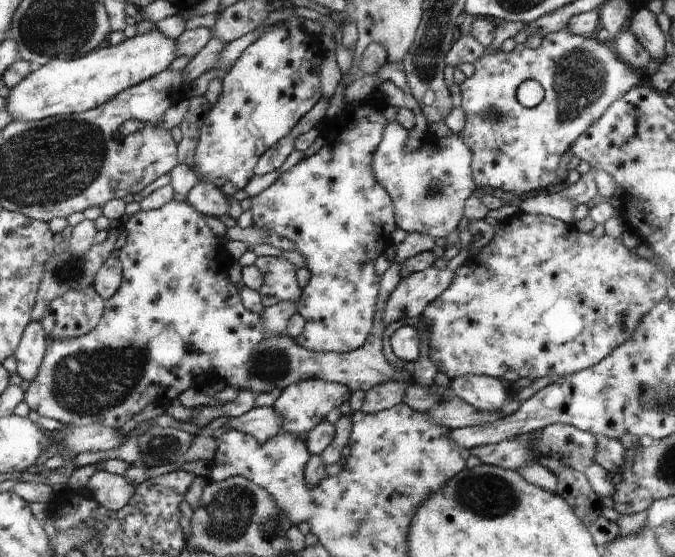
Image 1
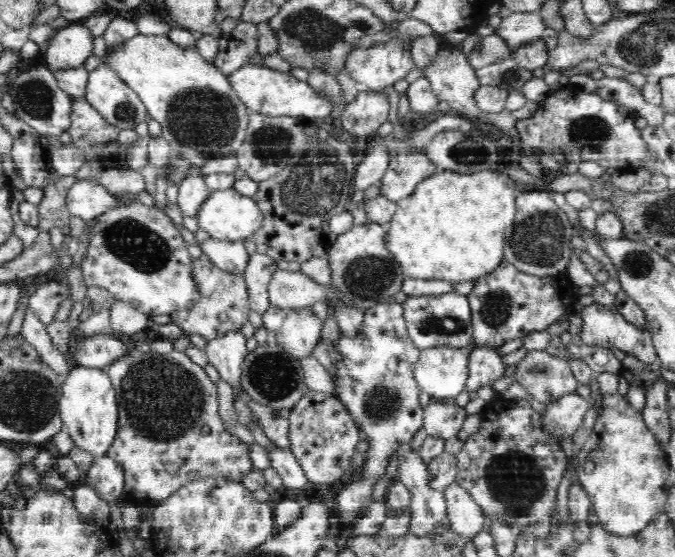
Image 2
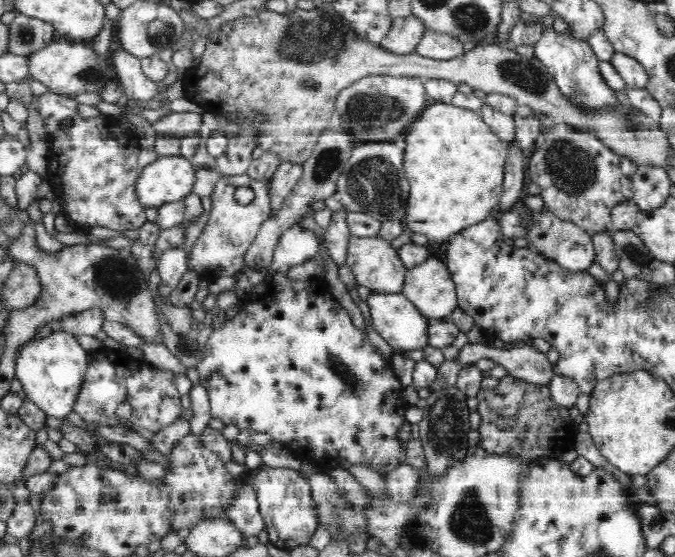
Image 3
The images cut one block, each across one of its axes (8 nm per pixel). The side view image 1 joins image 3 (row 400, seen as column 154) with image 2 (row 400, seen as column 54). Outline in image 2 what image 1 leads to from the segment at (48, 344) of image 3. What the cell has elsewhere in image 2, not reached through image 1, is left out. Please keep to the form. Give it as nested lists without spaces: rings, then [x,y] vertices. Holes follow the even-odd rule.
[[[74,366],[65,378],[60,399],[60,416],[63,428],[76,447],[94,458],[105,457],[117,437],[119,407],[117,394],[105,370]]]

